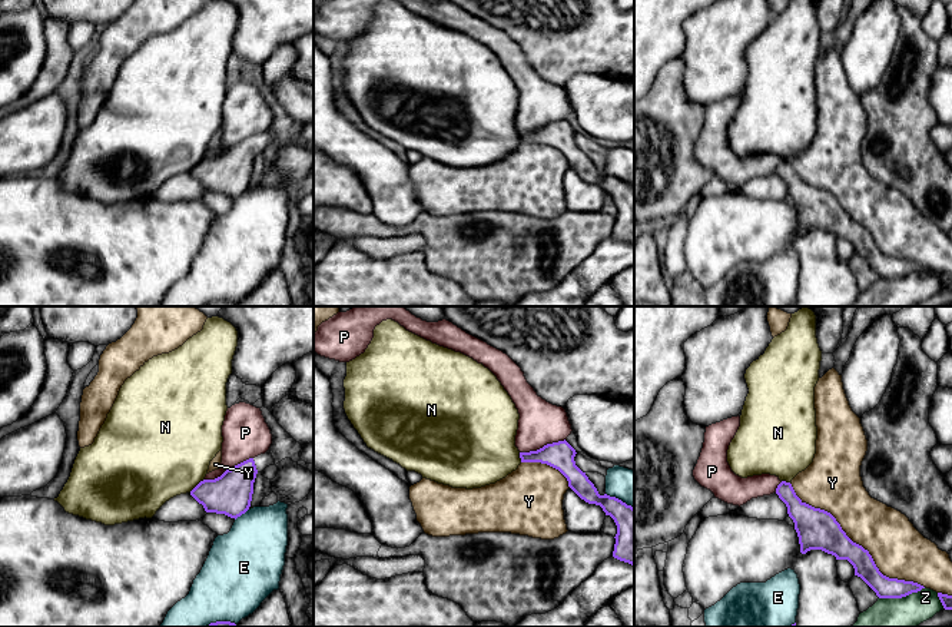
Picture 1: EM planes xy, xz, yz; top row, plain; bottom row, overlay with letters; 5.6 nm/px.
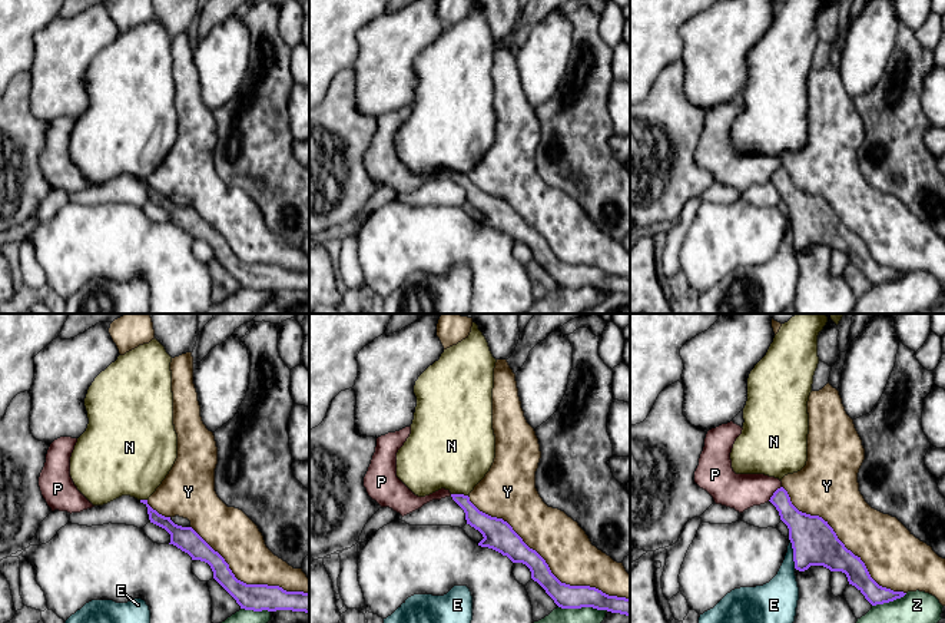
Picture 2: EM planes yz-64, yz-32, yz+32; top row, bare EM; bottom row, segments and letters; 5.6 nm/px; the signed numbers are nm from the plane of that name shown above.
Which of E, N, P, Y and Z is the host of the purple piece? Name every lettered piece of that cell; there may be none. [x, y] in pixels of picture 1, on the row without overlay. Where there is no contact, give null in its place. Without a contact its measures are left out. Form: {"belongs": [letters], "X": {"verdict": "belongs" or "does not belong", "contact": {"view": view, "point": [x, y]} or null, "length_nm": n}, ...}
{"belongs": [], "E": {"verdict": "does not belong", "contact": {"view": "xy", "point": [241, 193]}, "length_nm": 100}, "N": {"verdict": "does not belong", "contact": {"view": "xy", "point": [198, 163]}, "length_nm": 120}, "P": {"verdict": "does not belong", "contact": {"view": "xy", "point": [228, 149]}, "length_nm": 300}, "Y": {"verdict": "does not belong", "contact": {"view": "yz", "point": [855, 222]}, "length_nm": 950}, "Z": {"verdict": "does not belong", "contact": {"view": "yz", "point": [902, 275]}, "length_nm": 280}}

